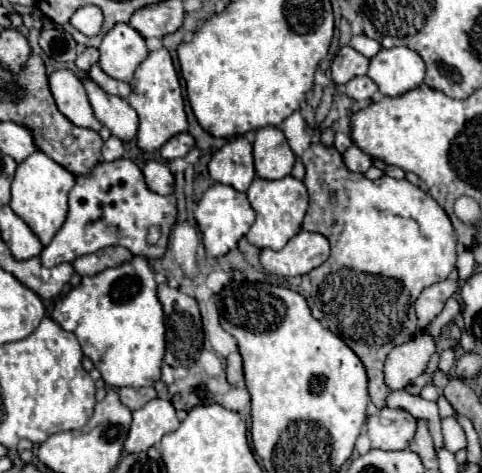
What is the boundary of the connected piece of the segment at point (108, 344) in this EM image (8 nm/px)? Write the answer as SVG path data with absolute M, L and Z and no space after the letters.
M134 256L132 262L128 262L120 268L108 268L96 276L82 278L78 288L70 290L68 296L64 296L56 302L52 318L64 330L76 334L84 356L92 360L92 364L98 368L98 372L102 374L102 380L108 386L142 388L142 386L152 386L154 382L160 380L162 358L164 358L166 350L166 328L162 306L156 296L154 272L146 258Z

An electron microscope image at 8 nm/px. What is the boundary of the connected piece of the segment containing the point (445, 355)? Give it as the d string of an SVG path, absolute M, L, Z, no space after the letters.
M446 348L446 350L442 350L442 354L440 354L440 364L438 364L438 368L440 368L444 374L448 374L448 372L452 370L454 362L456 362L454 350L452 350L452 348Z

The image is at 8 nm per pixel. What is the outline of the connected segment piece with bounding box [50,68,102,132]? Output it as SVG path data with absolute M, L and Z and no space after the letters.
M60 68L50 74L50 90L54 94L58 110L76 126L100 130L102 124L96 120L88 102L82 80L68 68Z

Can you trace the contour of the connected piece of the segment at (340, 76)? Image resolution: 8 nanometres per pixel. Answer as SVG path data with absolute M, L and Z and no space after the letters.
M352 46L340 48L340 52L336 54L336 58L332 62L334 84L346 84L348 80L352 80L356 76L364 76L368 72L368 64L370 64L370 60L366 56L362 56L360 52L356 52Z

